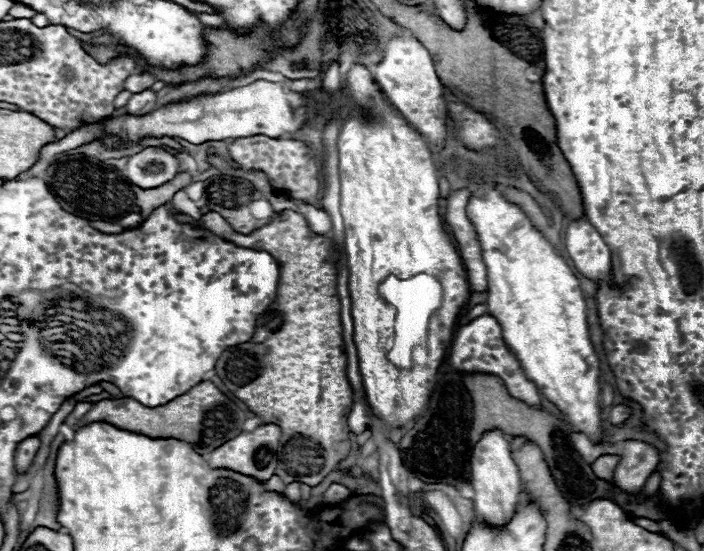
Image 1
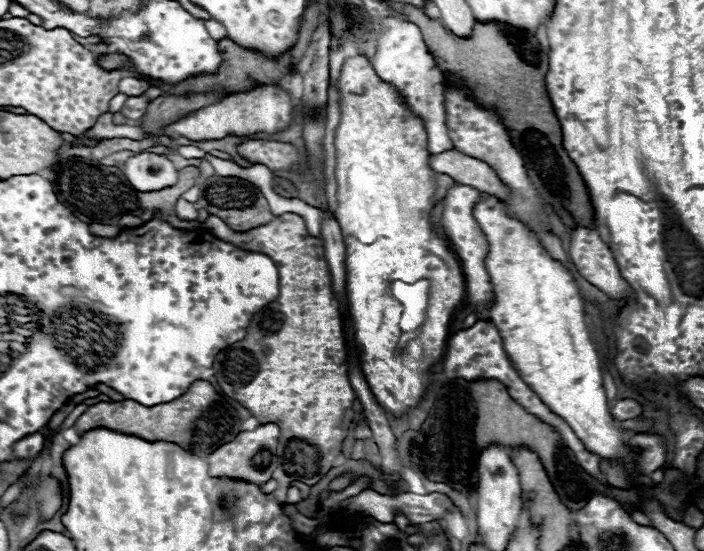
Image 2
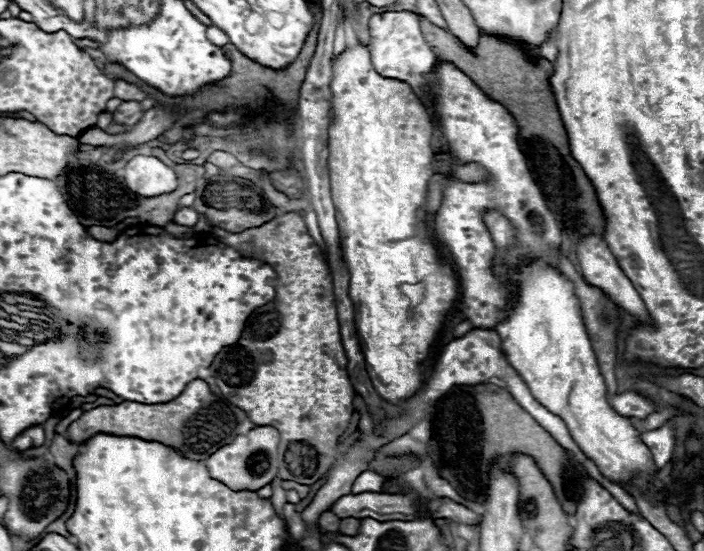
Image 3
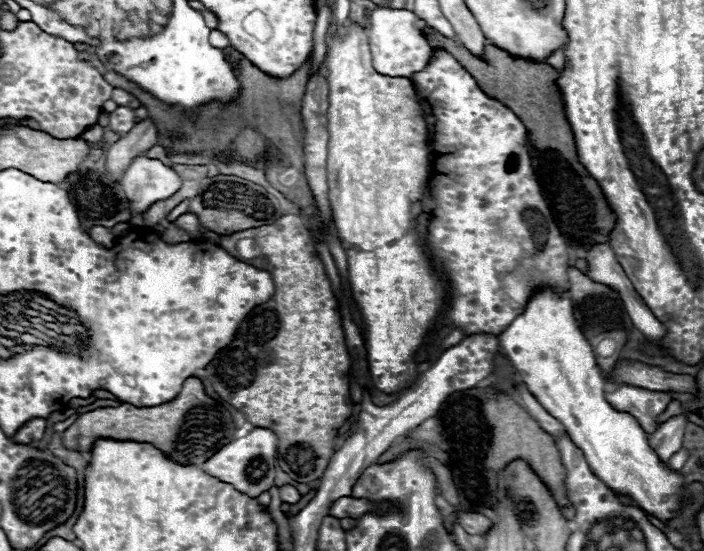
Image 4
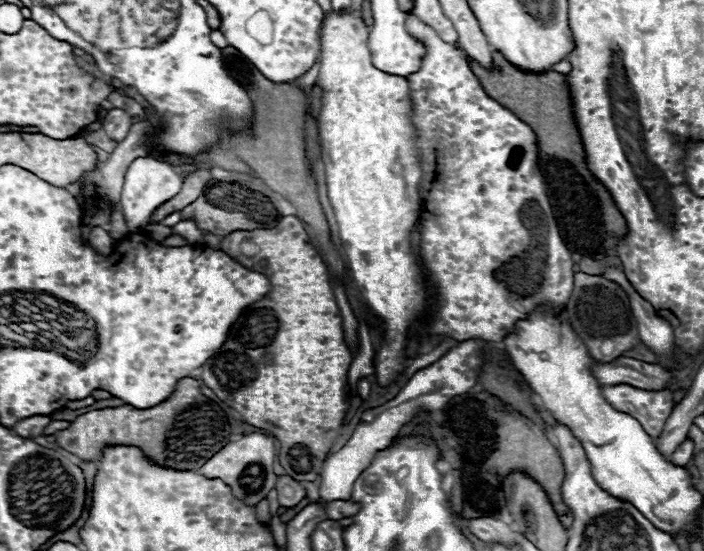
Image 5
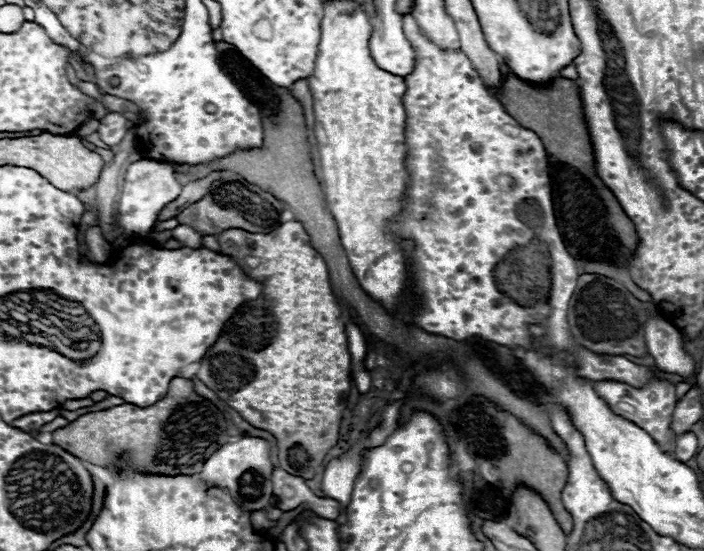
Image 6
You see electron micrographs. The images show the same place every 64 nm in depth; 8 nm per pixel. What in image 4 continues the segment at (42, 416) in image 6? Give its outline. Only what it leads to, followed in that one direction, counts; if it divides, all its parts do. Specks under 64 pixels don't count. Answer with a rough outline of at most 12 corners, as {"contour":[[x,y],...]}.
{"contour":[[44,418],[22,424],[12,436],[14,442],[30,444],[46,430]]}

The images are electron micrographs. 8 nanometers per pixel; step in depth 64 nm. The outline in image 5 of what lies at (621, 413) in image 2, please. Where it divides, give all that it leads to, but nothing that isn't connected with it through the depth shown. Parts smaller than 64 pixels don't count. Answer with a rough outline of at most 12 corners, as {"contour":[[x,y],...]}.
{"contour":[[602,386],[614,410],[660,438],[674,408],[670,388]]}

